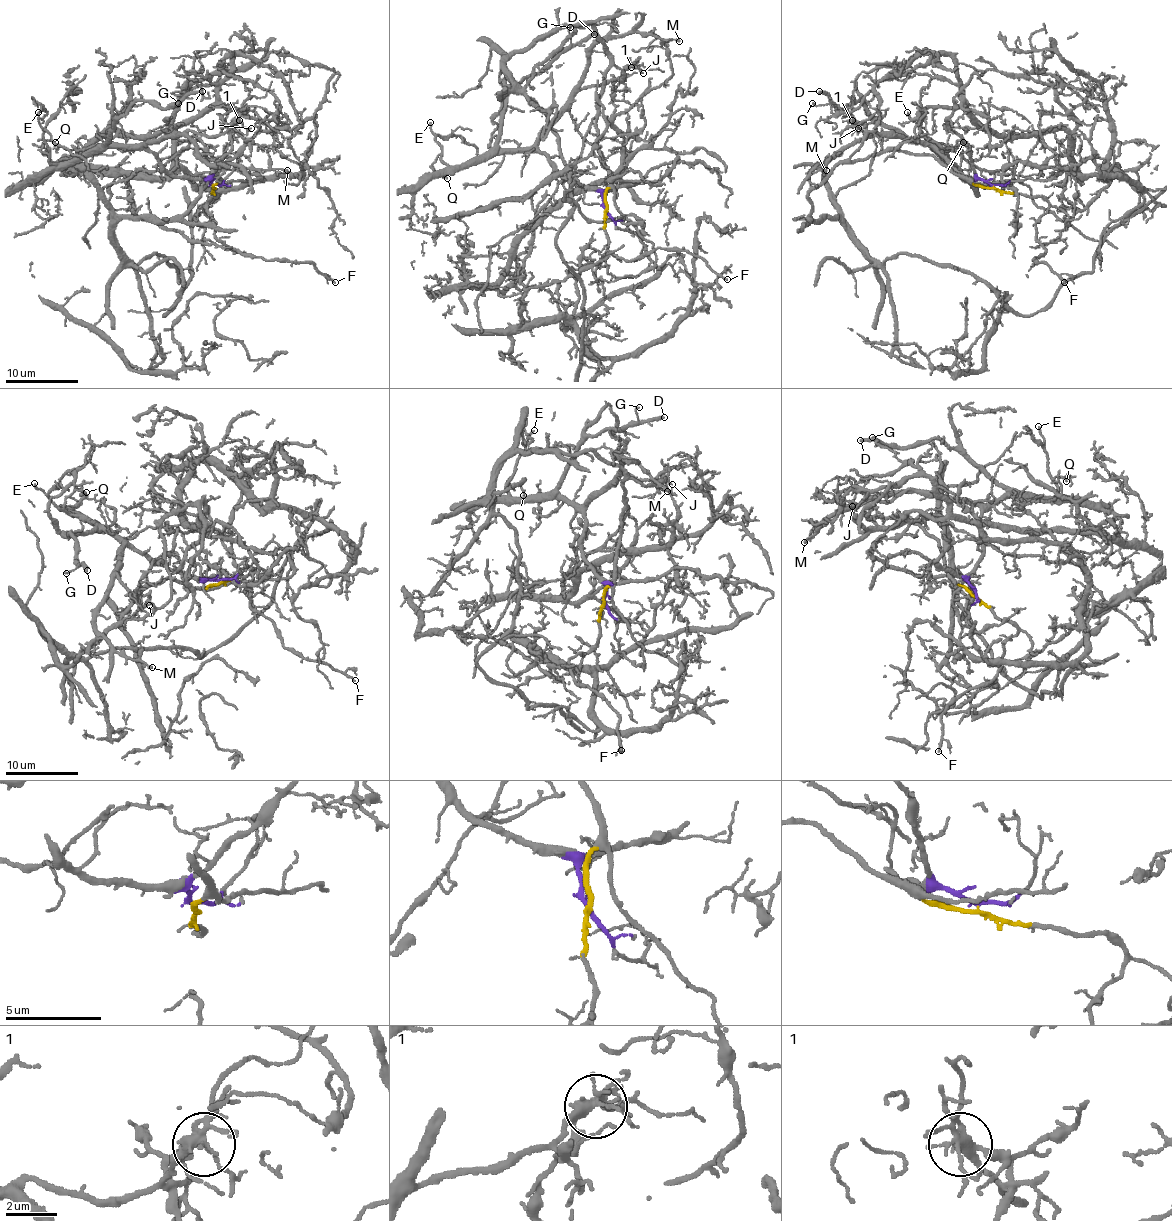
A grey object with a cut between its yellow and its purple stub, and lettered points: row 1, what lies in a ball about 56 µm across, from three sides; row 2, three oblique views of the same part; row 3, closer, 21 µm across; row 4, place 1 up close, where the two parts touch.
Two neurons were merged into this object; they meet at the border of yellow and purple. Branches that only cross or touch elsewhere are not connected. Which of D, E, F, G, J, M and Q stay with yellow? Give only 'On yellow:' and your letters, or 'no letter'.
On yellow: F

